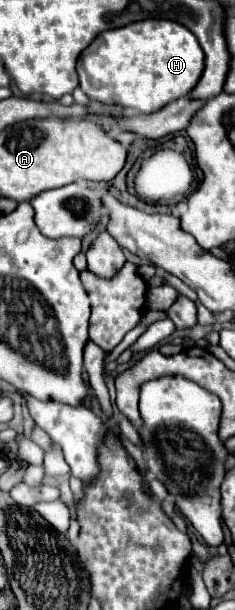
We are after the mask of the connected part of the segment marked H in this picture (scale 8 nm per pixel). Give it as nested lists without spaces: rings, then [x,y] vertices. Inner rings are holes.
[[[145,19],[101,33],[81,53],[77,73],[81,89],[91,101],[105,101],[105,105],[125,105],[127,109],[151,113],[189,95],[201,79],[203,67],[203,49],[187,27],[169,19]]]

